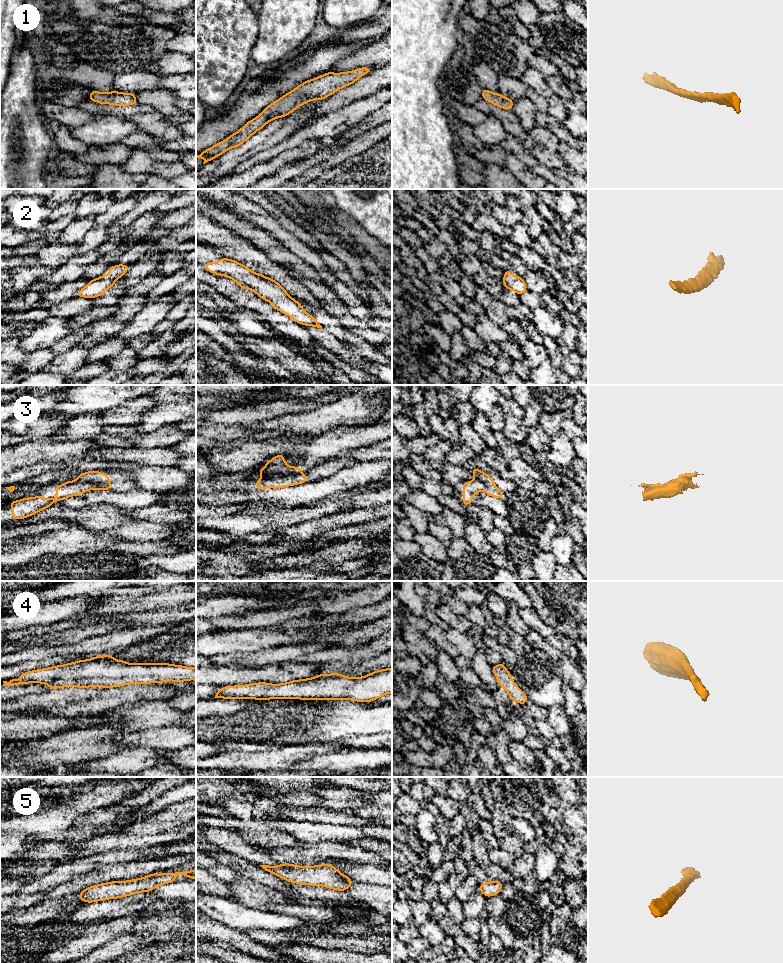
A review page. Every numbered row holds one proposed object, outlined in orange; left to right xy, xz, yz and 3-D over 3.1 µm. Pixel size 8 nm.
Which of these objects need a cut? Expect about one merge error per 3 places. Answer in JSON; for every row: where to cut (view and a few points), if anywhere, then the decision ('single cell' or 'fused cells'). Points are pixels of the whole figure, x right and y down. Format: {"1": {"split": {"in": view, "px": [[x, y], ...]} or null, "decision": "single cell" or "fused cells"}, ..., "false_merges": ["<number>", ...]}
{"1": {"split": null, "decision": "single cell"}, "2": {"split": null, "decision": "single cell"}, "3": {"split": {"in": "xz", "px": [[300, 469], [287, 474], [274, 474], [262, 479]]}, "decision": "fused cells"}, "4": {"split": null, "decision": "single cell"}, "5": {"split": null, "decision": "single cell"}, "false_merges": ["3"]}

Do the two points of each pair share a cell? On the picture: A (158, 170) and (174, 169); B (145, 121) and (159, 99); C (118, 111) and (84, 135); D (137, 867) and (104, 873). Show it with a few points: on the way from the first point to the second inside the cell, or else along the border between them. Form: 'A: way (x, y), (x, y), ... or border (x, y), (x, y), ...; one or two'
A: way (162, 169), (170, 169); one
B: border (154, 110), (174, 123); two
C: border (96, 115), (114, 115), (126, 118); two
D: way (129, 871), (112, 873); one

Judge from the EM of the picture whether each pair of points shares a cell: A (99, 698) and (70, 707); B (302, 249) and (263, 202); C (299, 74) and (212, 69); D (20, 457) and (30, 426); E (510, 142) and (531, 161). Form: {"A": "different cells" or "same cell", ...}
{"A": "same cell", "B": "different cells", "C": "different cells", "D": "different cells", "E": "same cell"}

